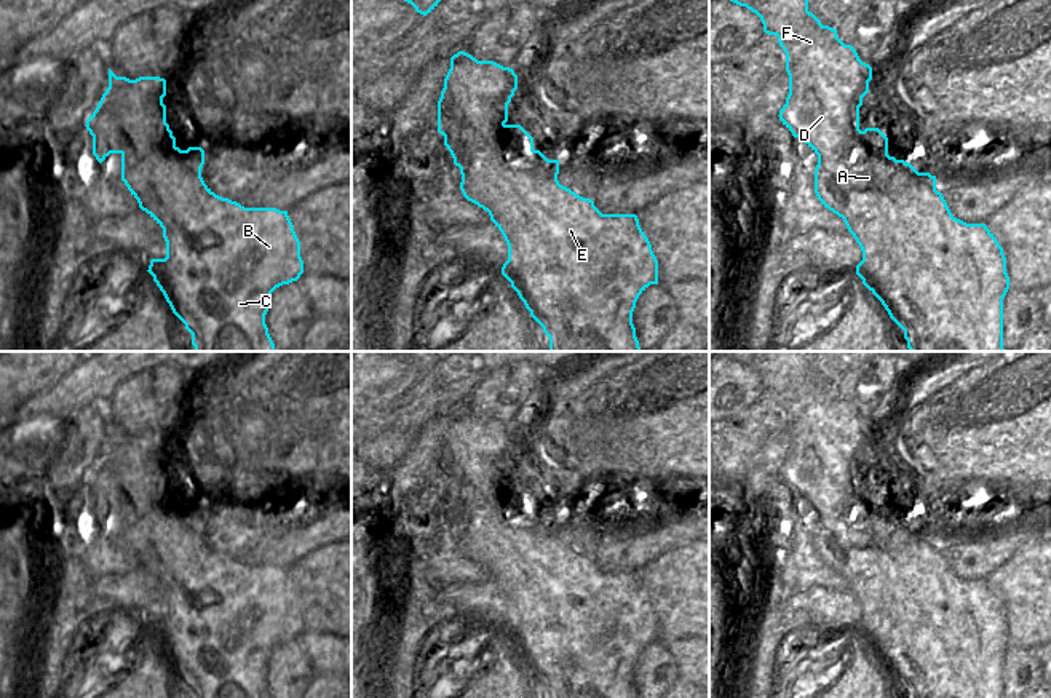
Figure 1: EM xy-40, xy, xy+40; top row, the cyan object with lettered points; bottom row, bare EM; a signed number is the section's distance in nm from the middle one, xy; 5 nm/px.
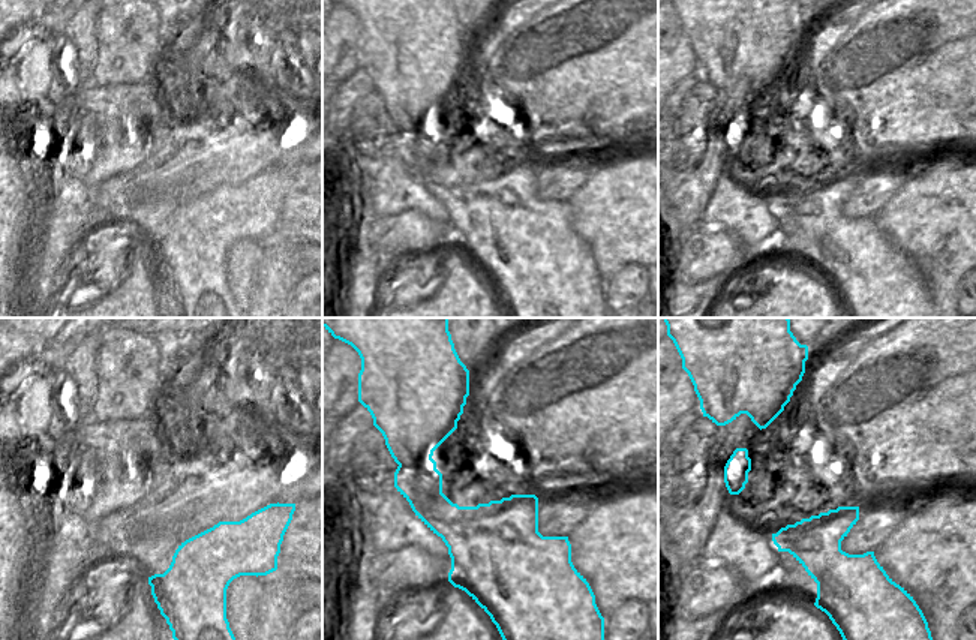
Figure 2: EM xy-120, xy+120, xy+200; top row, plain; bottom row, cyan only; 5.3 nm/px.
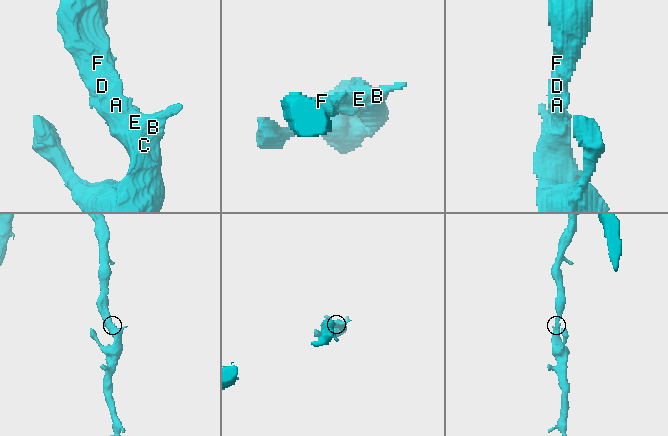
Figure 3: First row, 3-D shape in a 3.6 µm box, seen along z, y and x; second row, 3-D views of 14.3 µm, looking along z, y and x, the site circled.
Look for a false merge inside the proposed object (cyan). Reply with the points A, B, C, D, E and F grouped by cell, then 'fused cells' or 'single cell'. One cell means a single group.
A B C D E F | single cell

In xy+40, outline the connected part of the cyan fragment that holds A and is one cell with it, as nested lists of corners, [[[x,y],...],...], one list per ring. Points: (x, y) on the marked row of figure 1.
[[[730,0],[740,6],[746,6],[756,13],[763,32],[776,35],[778,43],[786,53],[786,72],[789,75],[789,94],[786,104],[779,110],[779,120],[792,133],[800,137],[816,155],[815,168],[815,193],[821,204],[843,219],[848,232],[853,235],[863,251],[863,260],[856,265],[856,275],[863,284],[882,302],[890,318],[904,331],[907,348],[910,351],[1003,351],[1003,299],[1009,289],[1009,276],[1006,273],[1006,257],[1003,248],[987,228],[986,224],[966,224],[952,216],[944,196],[936,190],[936,176],[918,173],[910,163],[896,160],[888,155],[888,137],[878,128],[859,129],[859,107],[863,97],[869,93],[872,80],[872,67],[863,62],[851,45],[845,45],[837,37],[837,29],[823,26],[821,21],[808,11],[808,0]]]

